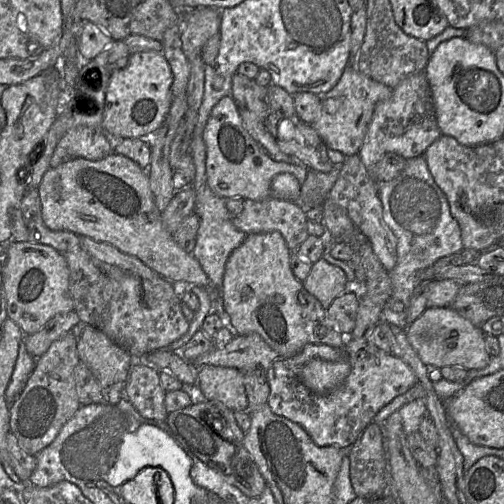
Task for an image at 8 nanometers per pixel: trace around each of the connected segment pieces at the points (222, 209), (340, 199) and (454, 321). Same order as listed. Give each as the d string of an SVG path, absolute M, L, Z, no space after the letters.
M193 128L191 139L192 138L193 143L191 144L190 153L195 165L195 178L193 181L195 205L193 213L199 217L199 229L192 254L207 274L210 285L216 287L220 295L226 262L230 254L243 243L247 235L234 226L232 222L233 217L225 205L226 199L217 196L207 183L205 170L206 146L203 140L203 130L194 131Z
M358 154L346 157L333 187L328 193L337 205L342 207L356 228L364 235L386 271L391 271L397 262L397 238L383 218L383 206L379 195L379 183L367 171Z
M430 307L406 328L407 338L421 361L432 371L445 366L467 370L486 367L491 357L486 349L485 334L451 307Z

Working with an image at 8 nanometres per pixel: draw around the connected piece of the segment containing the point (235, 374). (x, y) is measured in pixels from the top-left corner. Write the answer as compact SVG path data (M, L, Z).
M204 365L197 369L201 398L219 401L232 411L248 411L244 373L236 368Z

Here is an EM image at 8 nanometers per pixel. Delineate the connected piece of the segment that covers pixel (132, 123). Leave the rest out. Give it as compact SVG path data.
M162 52L131 54L123 68L110 73L101 129L114 141L152 134L161 126L170 109L172 82L173 75Z

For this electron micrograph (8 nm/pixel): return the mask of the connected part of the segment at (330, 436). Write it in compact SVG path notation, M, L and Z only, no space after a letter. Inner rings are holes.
M351 334L346 337L342 349L326 344L307 344L291 357L274 360L266 374L270 387L267 405L272 412L299 424L320 447L333 445L349 449L381 408L417 385L414 372L400 358L380 350L365 338L353 338ZM342 358L349 361L351 372L332 392L316 394L301 381L300 371L312 359L334 362Z

